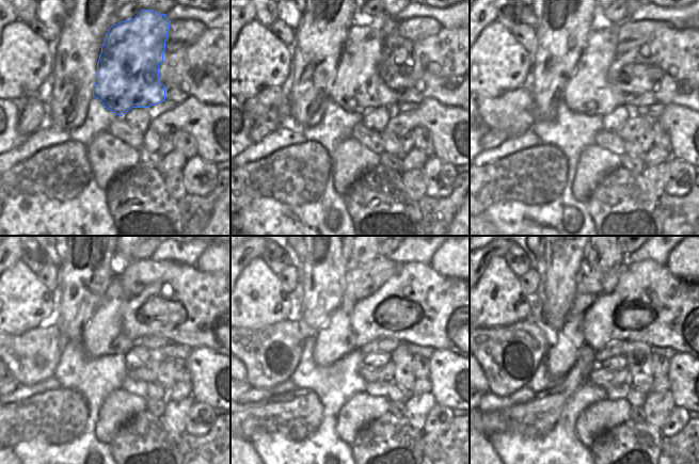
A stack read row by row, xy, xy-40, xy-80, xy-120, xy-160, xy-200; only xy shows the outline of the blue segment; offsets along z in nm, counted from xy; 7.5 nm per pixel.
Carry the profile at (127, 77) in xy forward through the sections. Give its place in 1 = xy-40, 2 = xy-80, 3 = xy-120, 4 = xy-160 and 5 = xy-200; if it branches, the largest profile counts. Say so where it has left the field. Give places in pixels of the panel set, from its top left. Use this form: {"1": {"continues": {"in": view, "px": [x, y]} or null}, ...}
{"1": {"continues": {"in": "xy-40", "px": [356, 86]}}, "2": {"continues": {"in": "xy-80", "px": [587, 91]}}, "3": {"continues": {"in": "xy-120", "px": [104, 335]}}, "4": {"continues": {"in": "xy-160", "px": [335, 339]}}, "5": {"continues": {"in": "xy-200", "px": [565, 344]}}}

